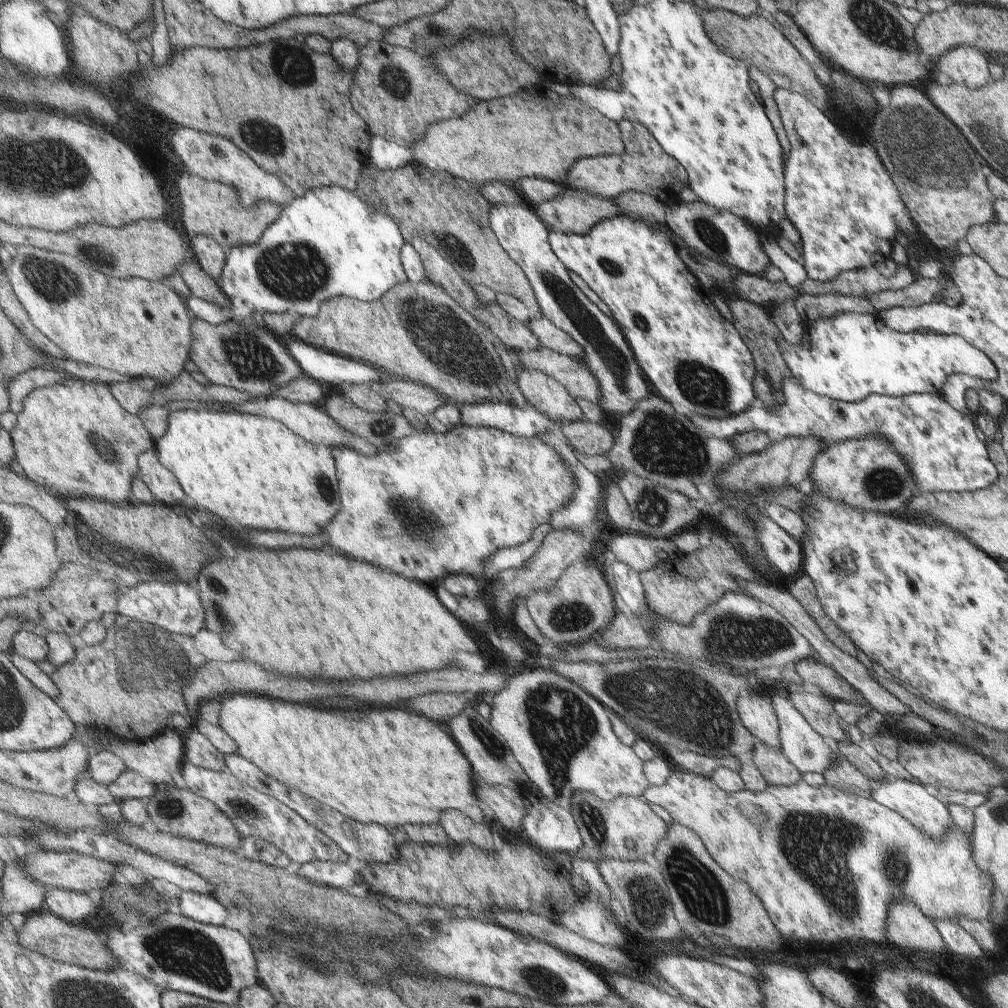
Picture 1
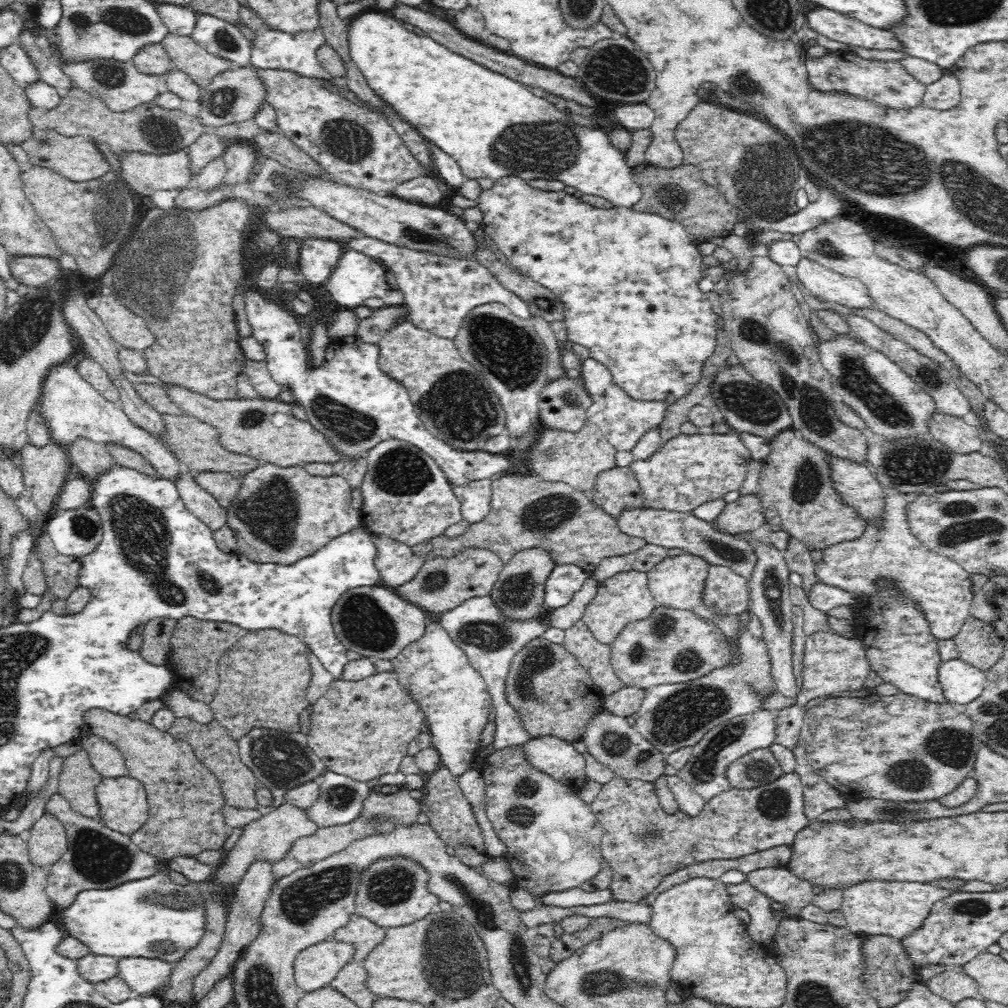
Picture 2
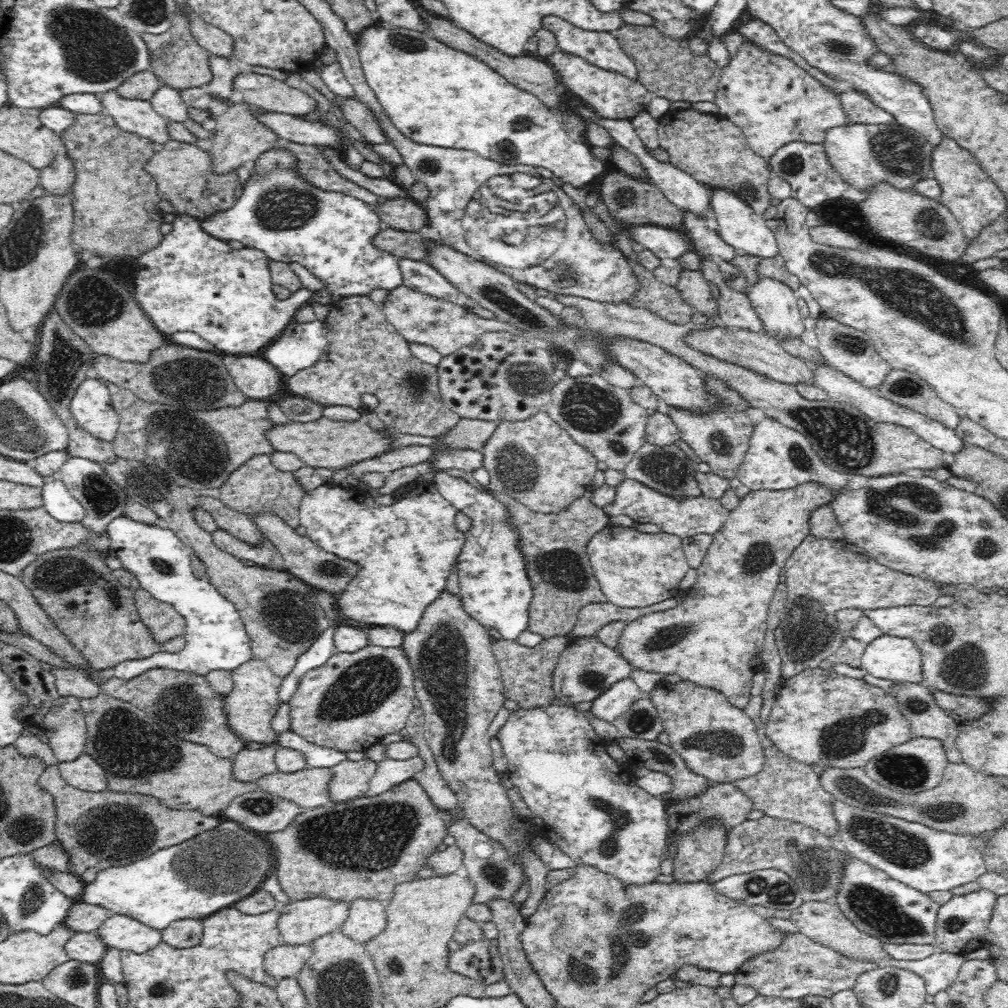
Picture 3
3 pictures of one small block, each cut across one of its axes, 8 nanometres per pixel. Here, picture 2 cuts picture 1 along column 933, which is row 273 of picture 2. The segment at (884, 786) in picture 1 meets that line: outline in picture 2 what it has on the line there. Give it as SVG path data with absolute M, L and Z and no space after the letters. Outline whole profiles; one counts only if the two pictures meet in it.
M800 258L796 268L798 268L798 282L802 284L804 292L814 294L822 302L836 302L840 306L854 310L856 308L878 310L874 304L874 296L870 296L868 286L864 286L860 280L832 272L808 258Z

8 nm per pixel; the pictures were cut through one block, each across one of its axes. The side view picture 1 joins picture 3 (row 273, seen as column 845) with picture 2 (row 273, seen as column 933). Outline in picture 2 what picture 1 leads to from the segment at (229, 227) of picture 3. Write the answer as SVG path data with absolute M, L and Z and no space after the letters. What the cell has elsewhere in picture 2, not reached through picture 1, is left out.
M348 250L342 254L342 258L338 260L338 266L334 268L334 274L328 278L324 288L328 290L328 294L332 296L332 300L336 304L340 304L342 308L348 308L348 310L356 310L358 306L364 306L364 302L368 298L384 298L386 306L404 304L404 292L398 288L398 282L396 282L396 276L392 274L392 270L356 250Z

